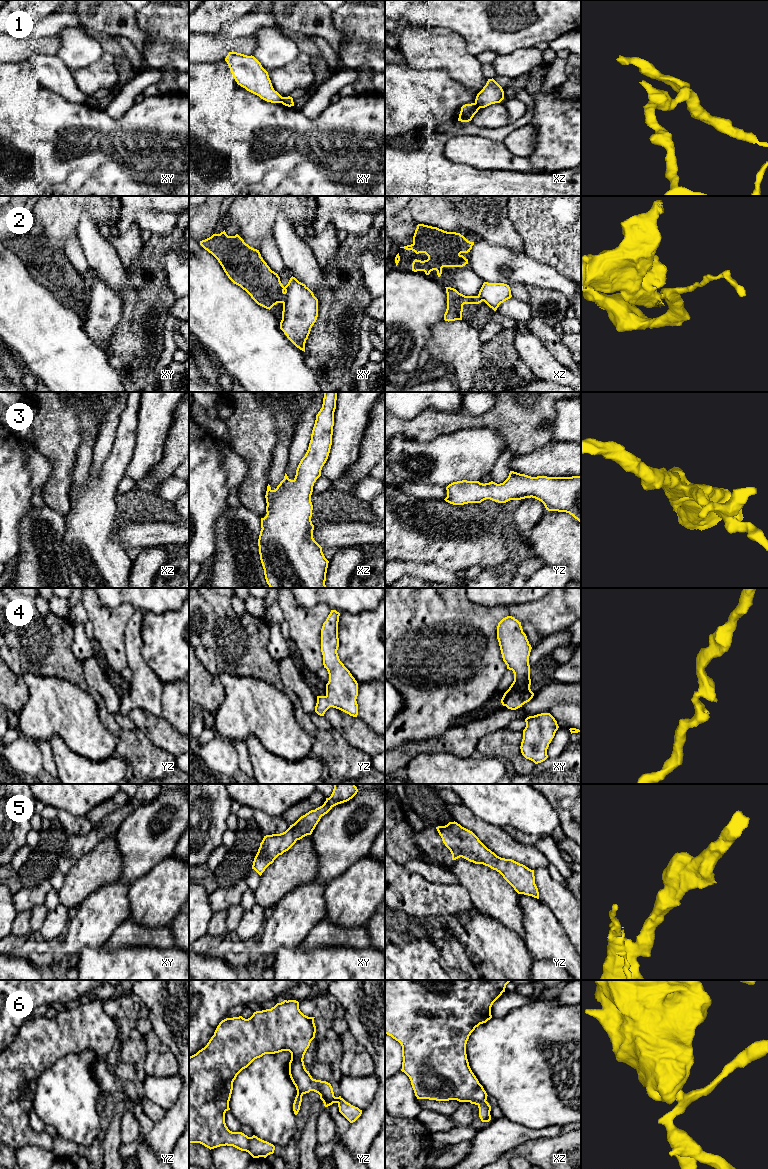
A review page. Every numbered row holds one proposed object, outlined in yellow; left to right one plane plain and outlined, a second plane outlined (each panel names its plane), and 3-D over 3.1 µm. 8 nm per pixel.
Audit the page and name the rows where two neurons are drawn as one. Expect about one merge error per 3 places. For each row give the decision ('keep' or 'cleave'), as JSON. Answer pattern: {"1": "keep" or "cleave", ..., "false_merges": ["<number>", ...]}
{"1": "cleave", "2": "cleave", "3": "keep", "4": "keep", "5": "keep", "6": "keep", "false_merges": ["1", "2"]}

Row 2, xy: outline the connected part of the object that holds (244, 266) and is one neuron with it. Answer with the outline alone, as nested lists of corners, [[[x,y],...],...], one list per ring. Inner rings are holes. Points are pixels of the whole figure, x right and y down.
[[[224,230],[200,241],[200,245],[218,260],[228,278],[245,290],[258,305],[270,310],[277,303],[284,303],[285,287],[280,277],[263,260],[259,250],[246,244],[238,234],[228,236]]]

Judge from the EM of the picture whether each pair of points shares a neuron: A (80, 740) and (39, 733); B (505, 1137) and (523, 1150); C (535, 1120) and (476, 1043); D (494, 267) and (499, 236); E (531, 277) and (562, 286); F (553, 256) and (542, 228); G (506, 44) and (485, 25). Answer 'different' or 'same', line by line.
A: same
B: different
C: same
D: different
E: same
F: same
G: same

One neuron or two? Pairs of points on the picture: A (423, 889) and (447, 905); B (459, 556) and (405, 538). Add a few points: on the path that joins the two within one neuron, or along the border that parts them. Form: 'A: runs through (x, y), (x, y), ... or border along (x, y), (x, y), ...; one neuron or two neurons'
A: runs through (429, 895), (435, 901), (441, 901); one neuron
B: runs through (446, 552), (423, 552), (418, 547); one neuron

